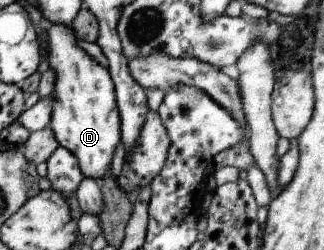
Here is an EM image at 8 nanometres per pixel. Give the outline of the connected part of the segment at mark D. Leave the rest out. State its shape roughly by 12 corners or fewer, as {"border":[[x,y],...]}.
{"border":[[44,22],[51,121],[84,177],[121,143],[109,70],[72,27]]}

